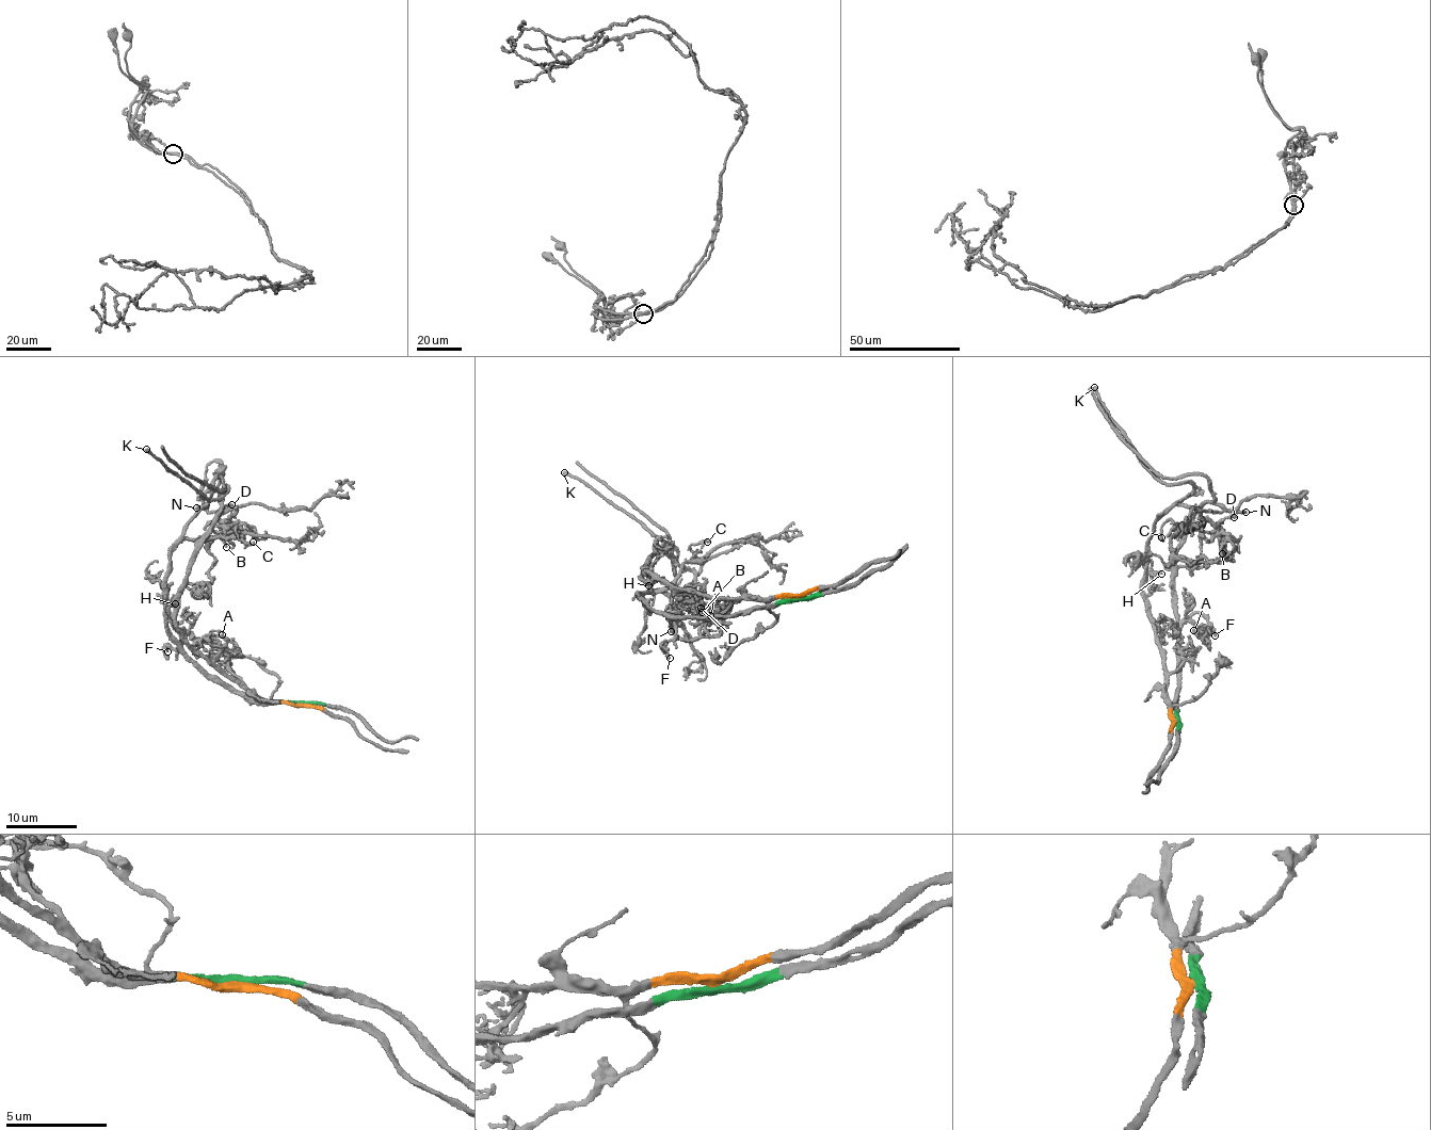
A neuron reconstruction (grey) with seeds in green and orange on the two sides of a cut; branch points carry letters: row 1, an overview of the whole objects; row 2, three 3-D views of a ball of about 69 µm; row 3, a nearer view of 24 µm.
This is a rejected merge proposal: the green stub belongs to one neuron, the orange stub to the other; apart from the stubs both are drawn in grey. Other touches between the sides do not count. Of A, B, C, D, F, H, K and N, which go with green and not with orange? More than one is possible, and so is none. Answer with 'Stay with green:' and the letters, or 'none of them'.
Stay with green: A, C, F, N

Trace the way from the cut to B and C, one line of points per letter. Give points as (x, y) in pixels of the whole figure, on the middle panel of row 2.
B: (798, 598), (753, 599), (671, 586), (644, 564), (652, 551), (659, 550), (694, 572), (691, 608), (702, 611)
C: (798, 598), (722, 616), (676, 615), (649, 609), (637, 594), (665, 590), (695, 555), (693, 544), (707, 542)

